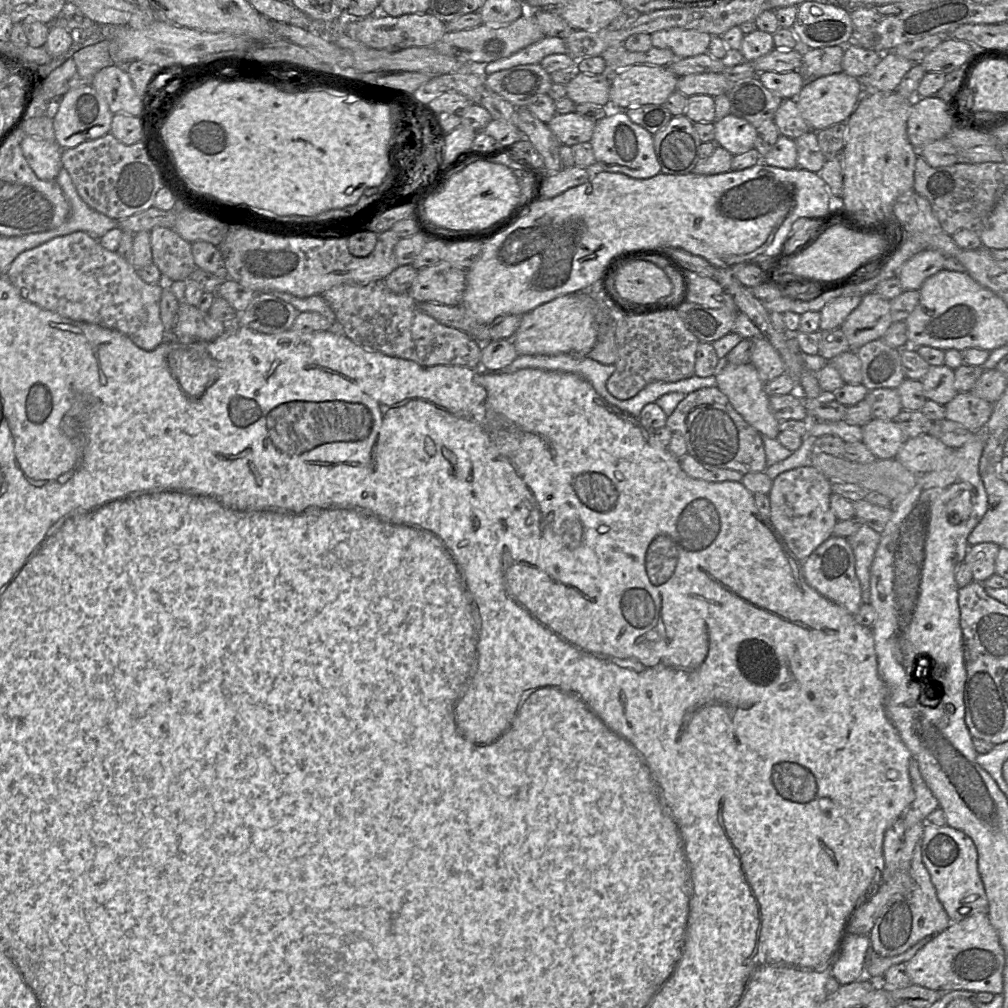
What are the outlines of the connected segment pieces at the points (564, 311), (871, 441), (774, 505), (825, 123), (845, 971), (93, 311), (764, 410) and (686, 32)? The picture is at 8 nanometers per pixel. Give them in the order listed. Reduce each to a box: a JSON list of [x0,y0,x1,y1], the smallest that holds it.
[[511,291,597,356],[862,418,908,459],[769,466,838,562],[795,72,863,132],[831,935,869,985],[5,231,164,350],[715,363,780,439],[651,28,712,58]]

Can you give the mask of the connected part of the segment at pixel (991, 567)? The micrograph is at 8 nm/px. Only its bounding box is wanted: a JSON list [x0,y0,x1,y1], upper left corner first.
[966,543,1000,583]

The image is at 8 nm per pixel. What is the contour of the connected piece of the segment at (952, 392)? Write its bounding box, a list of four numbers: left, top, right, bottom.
[920,365,957,406]

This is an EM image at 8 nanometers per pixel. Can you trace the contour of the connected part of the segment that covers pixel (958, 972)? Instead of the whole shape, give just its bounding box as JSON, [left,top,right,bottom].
[905,913,1005,995]

